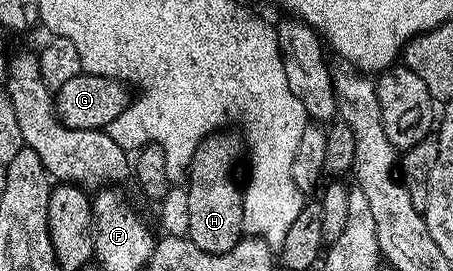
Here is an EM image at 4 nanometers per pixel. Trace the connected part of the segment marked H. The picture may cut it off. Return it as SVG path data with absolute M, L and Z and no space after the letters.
M215 132L198 145L194 159L190 161L185 190L188 196L188 237L196 248L209 254L223 254L242 241L244 235L243 187L234 183L234 166L244 158L244 142L237 133Z

